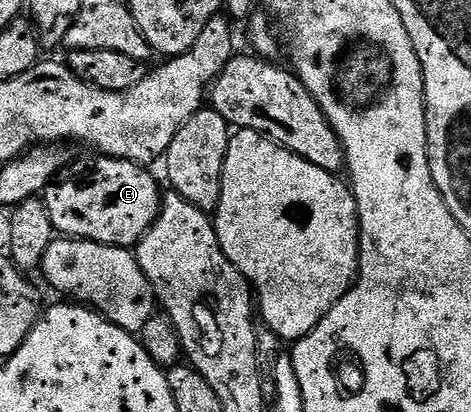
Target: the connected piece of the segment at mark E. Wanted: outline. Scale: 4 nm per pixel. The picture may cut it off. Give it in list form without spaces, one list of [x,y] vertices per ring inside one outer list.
[[[102,156],[101,162],[82,181],[54,180],[46,185],[43,200],[47,215],[51,215],[54,230],[63,237],[79,237],[83,241],[94,241],[104,245],[136,246],[142,235],[153,226],[161,210],[163,189],[157,186],[155,178],[144,165],[124,161],[118,157]]]

